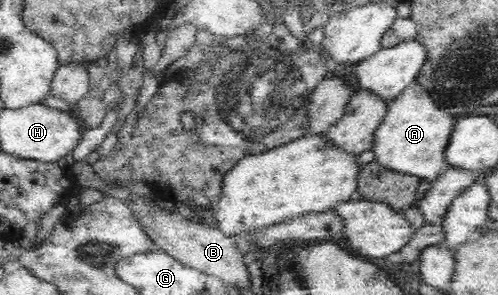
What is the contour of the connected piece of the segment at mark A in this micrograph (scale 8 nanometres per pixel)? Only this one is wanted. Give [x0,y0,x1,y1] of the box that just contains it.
[372,83,460,181]

